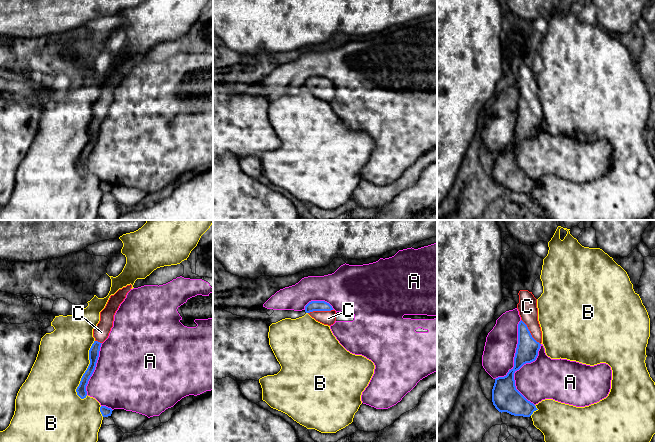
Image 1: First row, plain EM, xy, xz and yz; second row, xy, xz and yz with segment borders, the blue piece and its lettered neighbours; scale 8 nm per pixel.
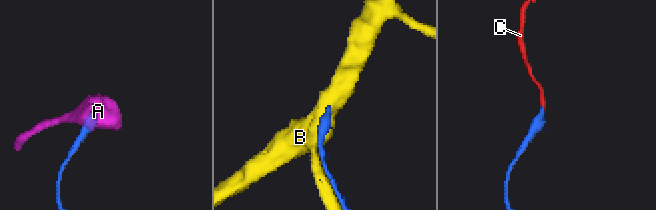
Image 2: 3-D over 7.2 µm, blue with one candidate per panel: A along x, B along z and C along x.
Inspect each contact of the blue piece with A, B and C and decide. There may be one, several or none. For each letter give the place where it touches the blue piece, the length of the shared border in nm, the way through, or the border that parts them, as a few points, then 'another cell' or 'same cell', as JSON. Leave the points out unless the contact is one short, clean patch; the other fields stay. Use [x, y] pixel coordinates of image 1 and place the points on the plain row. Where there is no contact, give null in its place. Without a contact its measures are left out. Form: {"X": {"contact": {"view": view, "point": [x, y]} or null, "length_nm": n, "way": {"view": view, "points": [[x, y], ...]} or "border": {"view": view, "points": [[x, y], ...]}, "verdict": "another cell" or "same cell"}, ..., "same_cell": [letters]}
{"A": {"contact": {"view": "yz", "point": [514, 148]}, "length_nm": 500, "verdict": "another cell"}, "B": {"contact": {"view": "xy", "point": [86, 146]}, "length_nm": 500, "verdict": "another cell"}, "C": {"contact": {"view": "yz", "point": [529, 108]}, "length_nm": 260, "way": {"view": "yz", "points": [[527, 125], [529, 108], [527, 82]]}, "verdict": "same cell"}, "same_cell": ["C"]}

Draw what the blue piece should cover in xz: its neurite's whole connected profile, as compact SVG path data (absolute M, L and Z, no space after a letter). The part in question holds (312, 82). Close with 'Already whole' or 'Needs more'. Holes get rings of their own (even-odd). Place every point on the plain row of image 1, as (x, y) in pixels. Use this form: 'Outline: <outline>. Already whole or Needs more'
Outline: M311 77L305 82L305 88L316 97L331 102L336 97L336 87L325 77Z. Needs more

